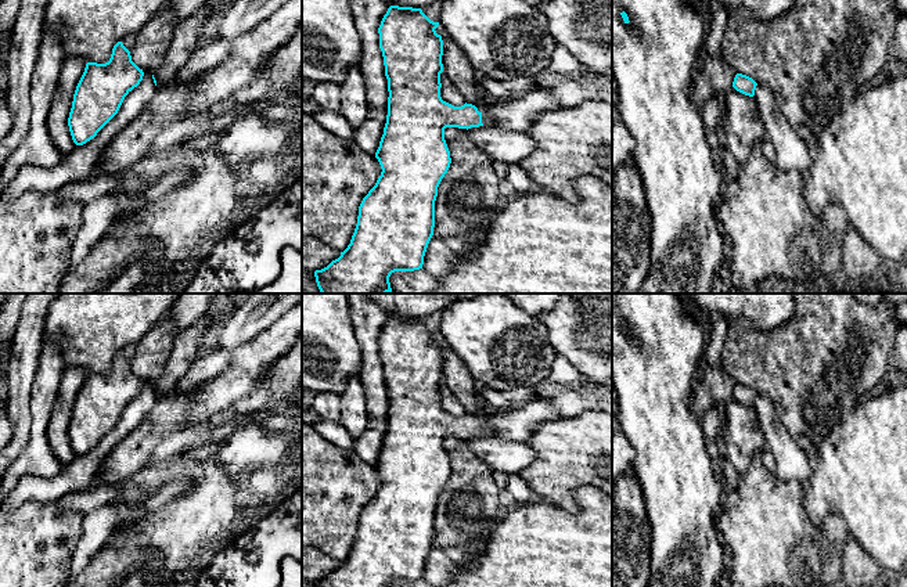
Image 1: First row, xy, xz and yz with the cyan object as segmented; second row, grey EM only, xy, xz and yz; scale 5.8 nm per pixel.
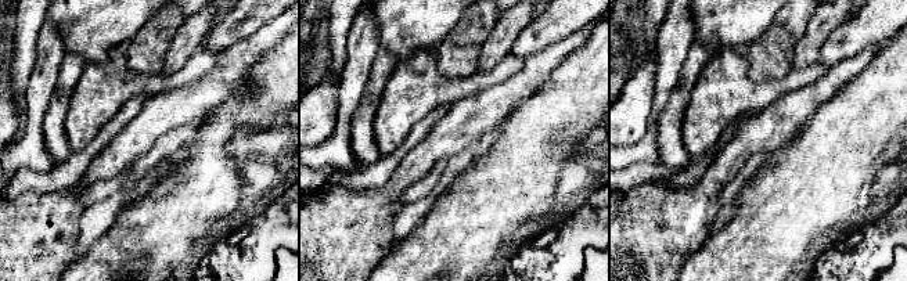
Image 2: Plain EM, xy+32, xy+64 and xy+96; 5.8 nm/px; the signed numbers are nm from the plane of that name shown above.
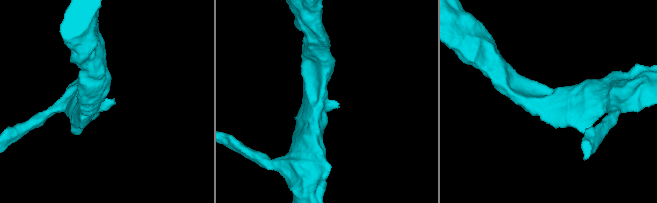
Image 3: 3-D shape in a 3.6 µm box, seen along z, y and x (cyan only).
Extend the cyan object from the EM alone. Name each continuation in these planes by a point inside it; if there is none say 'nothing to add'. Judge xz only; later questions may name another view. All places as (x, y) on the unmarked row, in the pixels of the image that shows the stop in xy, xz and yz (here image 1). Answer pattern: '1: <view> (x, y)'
1: xz (485, 418)

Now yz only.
nothing to add

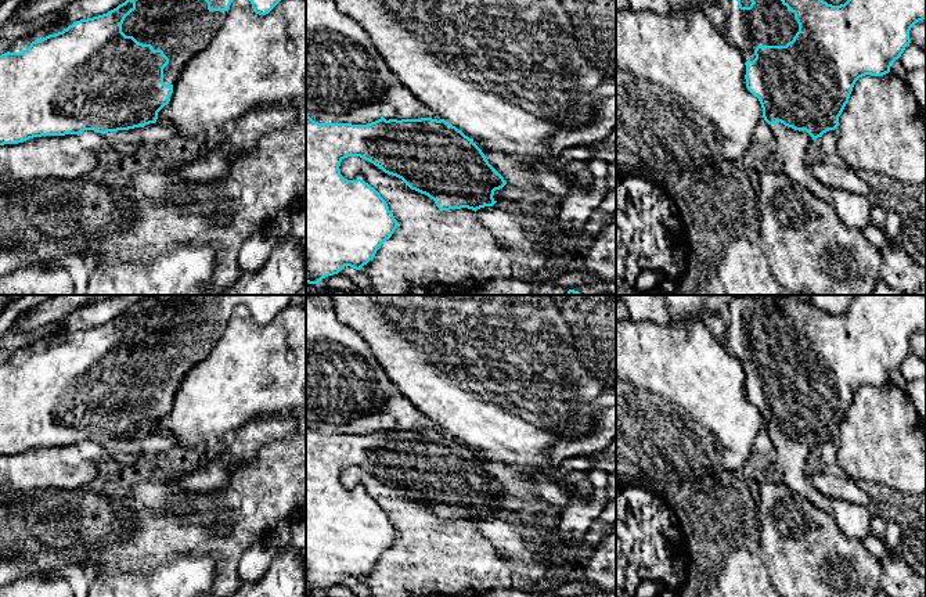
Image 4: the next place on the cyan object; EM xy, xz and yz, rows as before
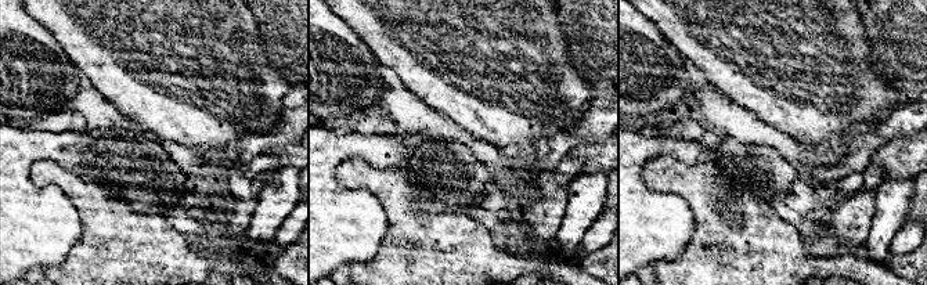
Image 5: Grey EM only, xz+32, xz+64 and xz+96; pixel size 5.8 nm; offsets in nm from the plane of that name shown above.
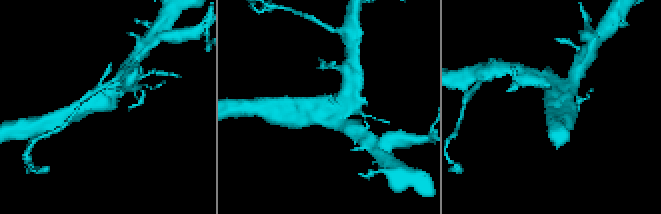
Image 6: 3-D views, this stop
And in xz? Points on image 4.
nothing to add

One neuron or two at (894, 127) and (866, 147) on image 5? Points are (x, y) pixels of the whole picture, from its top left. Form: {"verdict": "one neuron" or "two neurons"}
{"verdict": "one neuron"}

